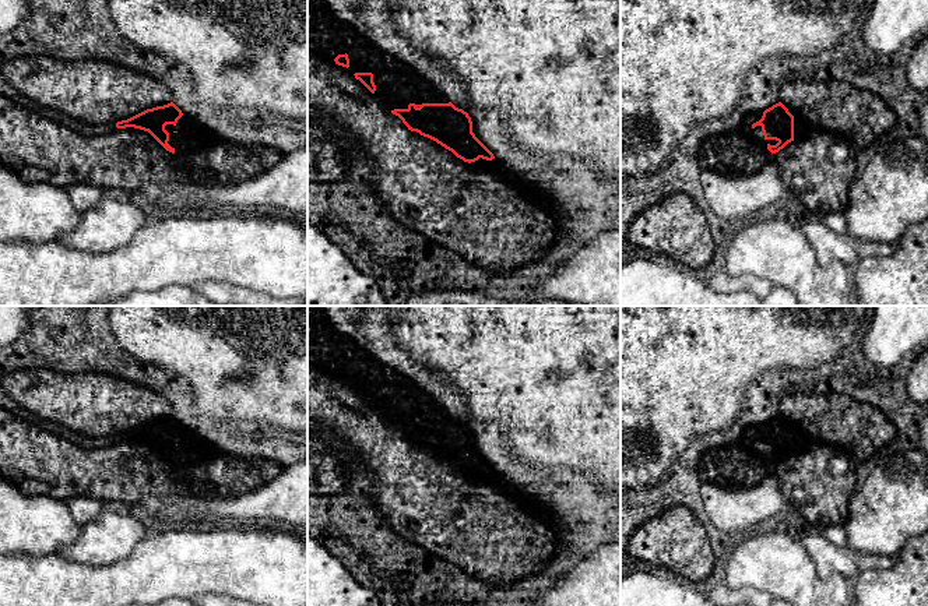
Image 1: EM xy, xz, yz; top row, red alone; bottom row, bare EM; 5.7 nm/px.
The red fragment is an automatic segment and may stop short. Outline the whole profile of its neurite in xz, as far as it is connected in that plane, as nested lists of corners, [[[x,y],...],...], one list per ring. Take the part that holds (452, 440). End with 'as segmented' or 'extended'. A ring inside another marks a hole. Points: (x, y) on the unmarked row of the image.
[[[409,416],[407,422],[394,422],[411,444],[428,450],[457,471],[468,475],[474,482],[500,490],[516,501],[521,511],[551,528],[544,518],[542,507],[527,496],[520,496],[512,486],[503,482],[493,466],[472,445],[472,434],[467,424],[449,416]]]; extended

